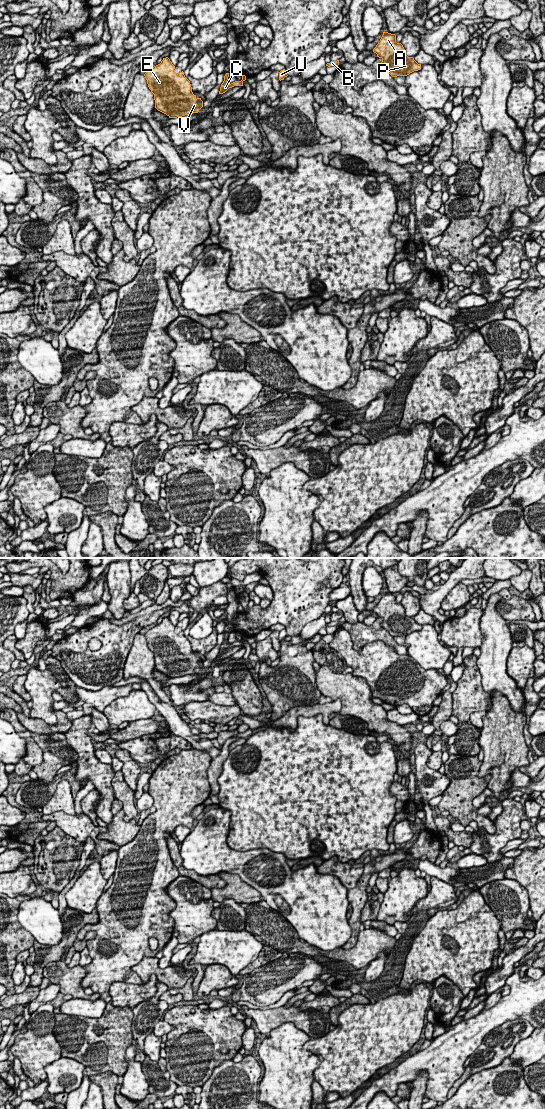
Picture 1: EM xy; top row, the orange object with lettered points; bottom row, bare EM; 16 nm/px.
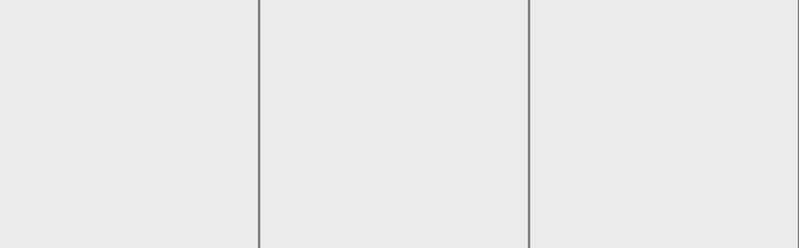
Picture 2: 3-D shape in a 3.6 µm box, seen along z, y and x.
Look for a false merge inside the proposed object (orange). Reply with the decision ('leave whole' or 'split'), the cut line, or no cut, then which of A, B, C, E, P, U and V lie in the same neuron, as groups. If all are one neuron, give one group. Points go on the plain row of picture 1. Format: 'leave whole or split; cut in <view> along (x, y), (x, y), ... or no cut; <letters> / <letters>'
split; cut in xy along (242, 638), (245, 639); A B P U / C E V

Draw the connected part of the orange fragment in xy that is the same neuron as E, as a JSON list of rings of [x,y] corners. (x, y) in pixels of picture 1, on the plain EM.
[[[166,617],[144,634],[154,654],[155,668],[169,678],[198,673],[203,667],[203,661],[193,654],[184,632],[177,634],[174,629],[175,626]]]

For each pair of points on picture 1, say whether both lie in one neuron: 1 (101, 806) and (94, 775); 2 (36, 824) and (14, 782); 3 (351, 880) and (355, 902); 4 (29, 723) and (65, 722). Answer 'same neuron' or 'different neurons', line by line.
1: same neuron
2: same neuron
3: different neurons
4: same neuron

